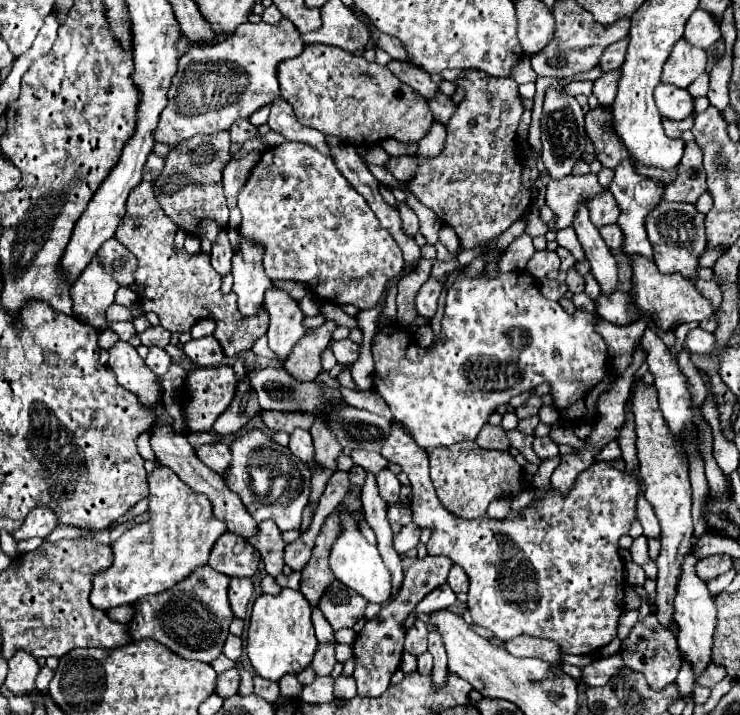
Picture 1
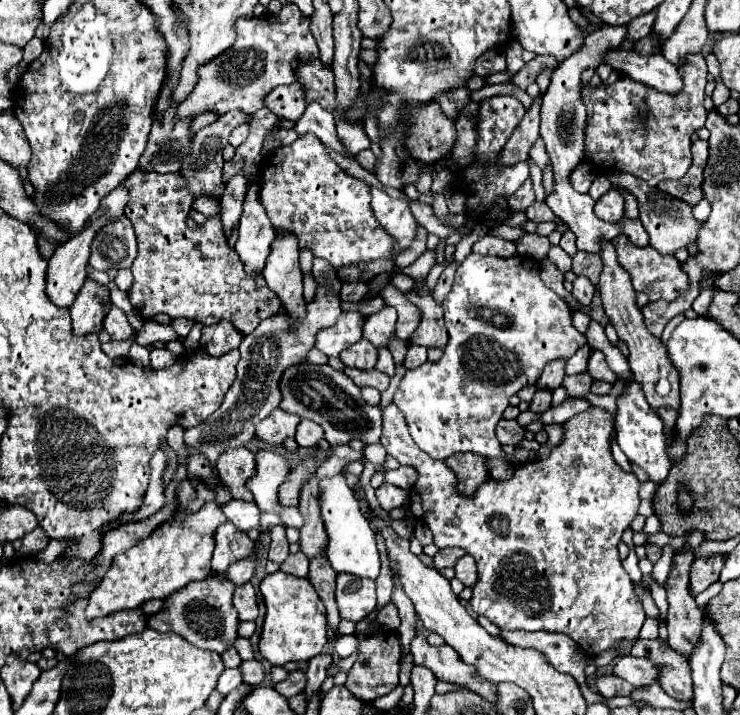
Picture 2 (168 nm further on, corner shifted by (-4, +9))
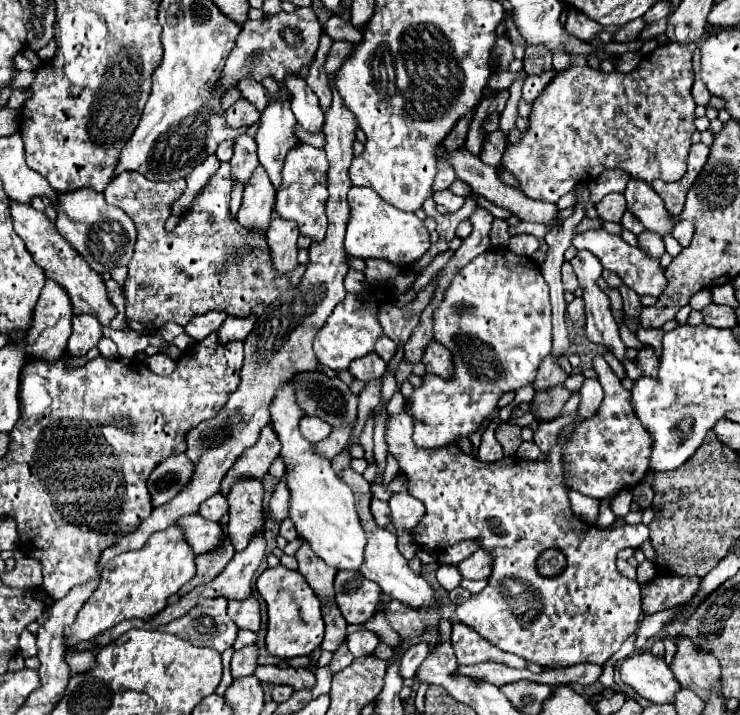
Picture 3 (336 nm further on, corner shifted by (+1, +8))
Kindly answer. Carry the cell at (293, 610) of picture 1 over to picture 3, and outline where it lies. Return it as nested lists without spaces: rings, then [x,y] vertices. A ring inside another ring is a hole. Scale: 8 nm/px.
[[[284,566],[266,568],[258,582],[258,592],[268,604],[268,634],[266,634],[266,650],[278,658],[294,658],[306,656],[322,644],[324,638],[324,620],[320,600],[308,588],[304,576],[298,570],[290,570]]]

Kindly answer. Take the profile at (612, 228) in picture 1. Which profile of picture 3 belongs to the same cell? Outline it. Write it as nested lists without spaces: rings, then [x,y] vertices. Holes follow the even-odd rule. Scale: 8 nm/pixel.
[[[648,230],[642,232],[642,234],[638,236],[638,242],[640,242],[640,248],[642,248],[644,252],[648,252],[648,256],[652,256],[652,258],[660,258],[660,256],[666,252],[662,236],[656,234],[656,232],[648,232]]]

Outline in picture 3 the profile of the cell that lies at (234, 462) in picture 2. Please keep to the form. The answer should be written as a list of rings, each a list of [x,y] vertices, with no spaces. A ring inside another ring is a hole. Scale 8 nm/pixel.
[[[240,480],[236,488],[228,494],[230,504],[230,540],[236,552],[242,552],[250,540],[264,532],[264,508],[262,508],[264,488],[258,480]]]

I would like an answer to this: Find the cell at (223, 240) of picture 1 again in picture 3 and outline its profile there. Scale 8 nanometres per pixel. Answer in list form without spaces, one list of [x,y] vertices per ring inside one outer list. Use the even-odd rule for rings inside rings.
[[[242,134],[234,140],[234,156],[230,160],[232,164],[232,176],[240,182],[248,182],[250,174],[258,168],[258,156],[256,156],[256,142],[252,136]]]

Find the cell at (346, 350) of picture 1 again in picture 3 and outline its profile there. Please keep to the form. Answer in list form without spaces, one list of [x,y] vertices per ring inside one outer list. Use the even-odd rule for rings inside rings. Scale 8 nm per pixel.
[[[372,354],[372,356],[364,356],[360,360],[354,360],[352,362],[352,368],[350,368],[350,374],[356,380],[362,380],[362,382],[370,382],[370,380],[382,378],[384,372],[386,372],[386,362],[378,354]]]

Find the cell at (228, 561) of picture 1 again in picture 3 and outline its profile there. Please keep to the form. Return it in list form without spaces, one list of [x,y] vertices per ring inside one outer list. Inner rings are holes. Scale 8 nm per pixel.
[[[198,514],[182,516],[180,520],[176,520],[176,524],[182,528],[184,540],[196,554],[208,552],[208,548],[214,548],[216,544],[220,544],[220,540],[224,540],[222,526],[218,522],[204,520]]]

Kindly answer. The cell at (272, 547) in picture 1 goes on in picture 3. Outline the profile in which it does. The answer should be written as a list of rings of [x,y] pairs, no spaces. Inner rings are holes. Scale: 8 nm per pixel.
[[[216,494],[212,498],[208,498],[204,504],[200,504],[198,514],[206,520],[214,520],[220,522],[220,518],[228,512],[228,500],[222,494]]]

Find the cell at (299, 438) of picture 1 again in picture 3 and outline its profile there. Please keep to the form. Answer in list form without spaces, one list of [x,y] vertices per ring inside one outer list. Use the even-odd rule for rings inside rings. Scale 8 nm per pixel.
[[[304,416],[300,420],[300,432],[312,444],[318,444],[320,440],[324,440],[330,434],[330,430],[332,430],[330,424],[320,420],[318,416]]]

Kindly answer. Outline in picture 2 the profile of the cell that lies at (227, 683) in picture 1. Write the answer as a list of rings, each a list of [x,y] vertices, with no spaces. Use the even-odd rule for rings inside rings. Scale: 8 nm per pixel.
[[[251,659],[251,661],[241,661],[239,669],[241,669],[241,675],[243,675],[243,681],[249,683],[249,685],[253,685],[253,687],[257,687],[259,683],[263,683],[263,679],[265,679],[265,669],[263,669],[263,665],[261,665],[259,661],[255,661],[255,659]]]

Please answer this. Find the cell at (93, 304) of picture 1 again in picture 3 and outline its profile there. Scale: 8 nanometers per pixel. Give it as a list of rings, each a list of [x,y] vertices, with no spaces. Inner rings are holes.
[[[74,316],[72,320],[72,336],[68,340],[68,356],[78,358],[78,356],[86,356],[90,348],[94,348],[98,344],[98,340],[102,338],[100,332],[100,324],[94,316]]]

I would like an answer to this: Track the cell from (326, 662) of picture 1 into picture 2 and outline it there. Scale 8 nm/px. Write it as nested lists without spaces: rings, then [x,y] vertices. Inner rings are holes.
[[[321,653],[317,657],[313,657],[309,663],[307,663],[307,687],[305,687],[305,693],[307,693],[307,699],[321,687],[321,683],[325,681],[327,677],[327,671],[331,667],[331,655],[327,653]]]

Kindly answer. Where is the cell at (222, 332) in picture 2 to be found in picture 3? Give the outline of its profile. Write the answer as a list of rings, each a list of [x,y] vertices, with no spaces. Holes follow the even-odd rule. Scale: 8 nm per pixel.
[[[228,316],[228,320],[220,326],[220,342],[228,342],[228,340],[244,340],[252,328],[254,328],[254,322],[256,322],[258,316],[244,316],[244,318],[238,318],[238,316]]]

